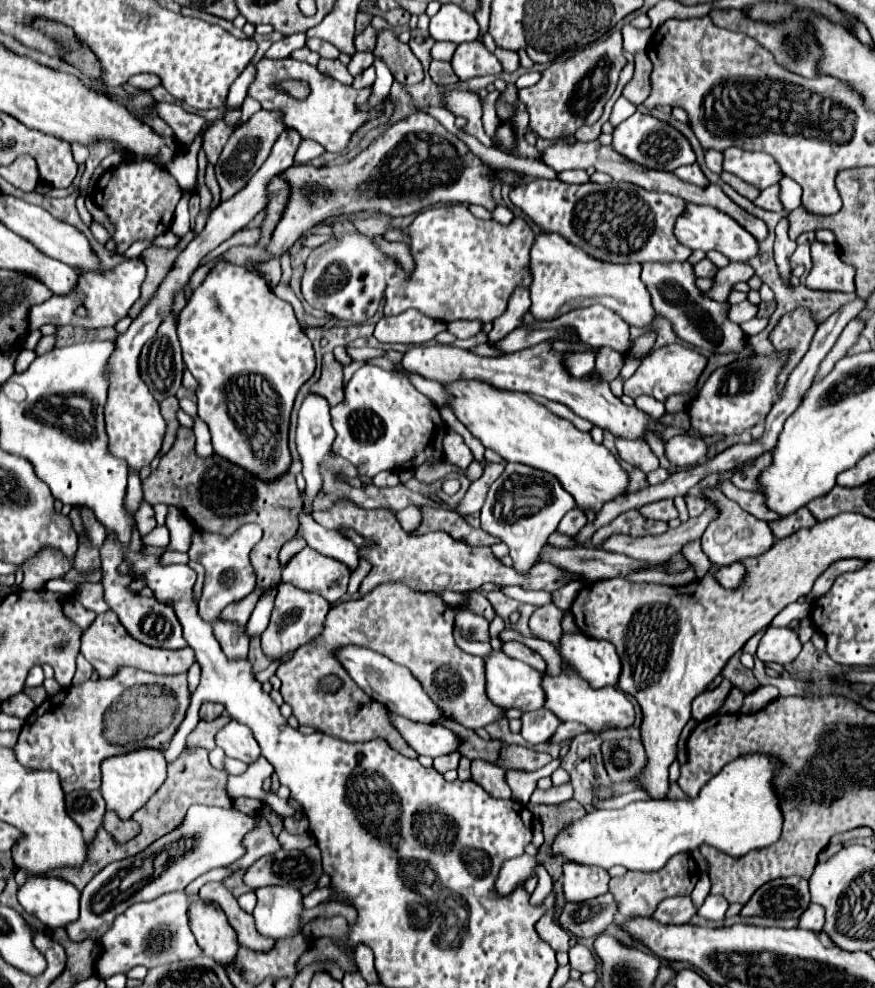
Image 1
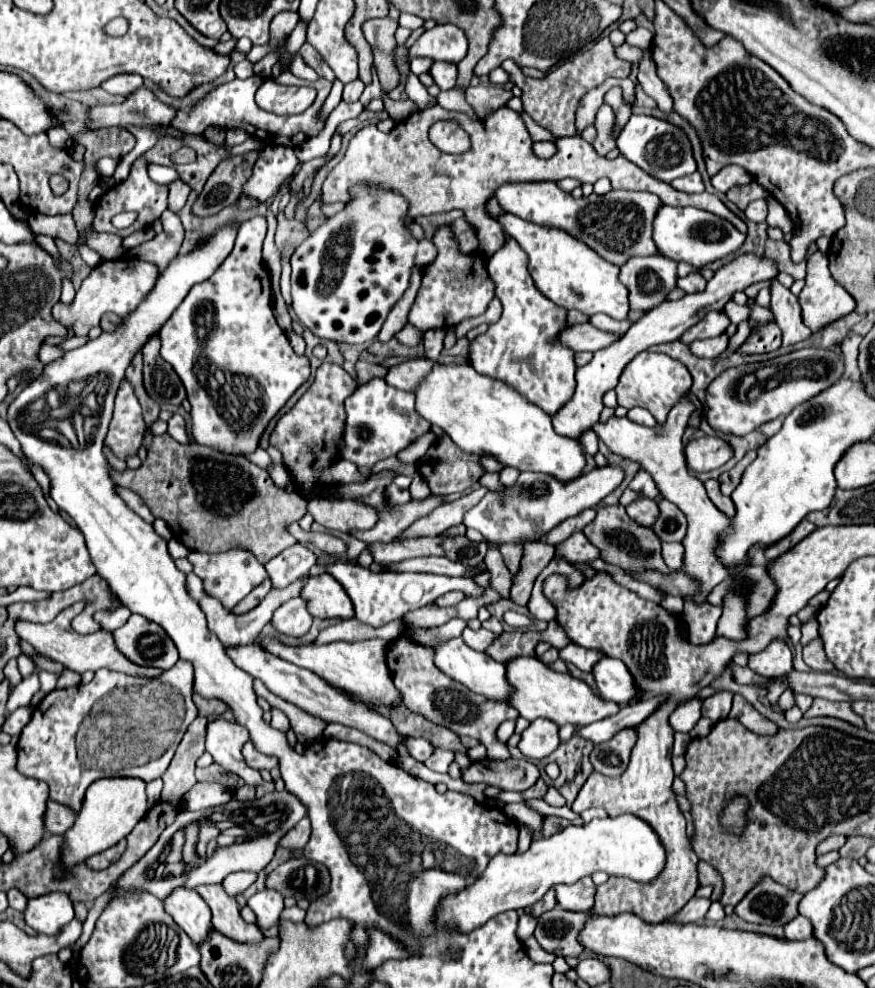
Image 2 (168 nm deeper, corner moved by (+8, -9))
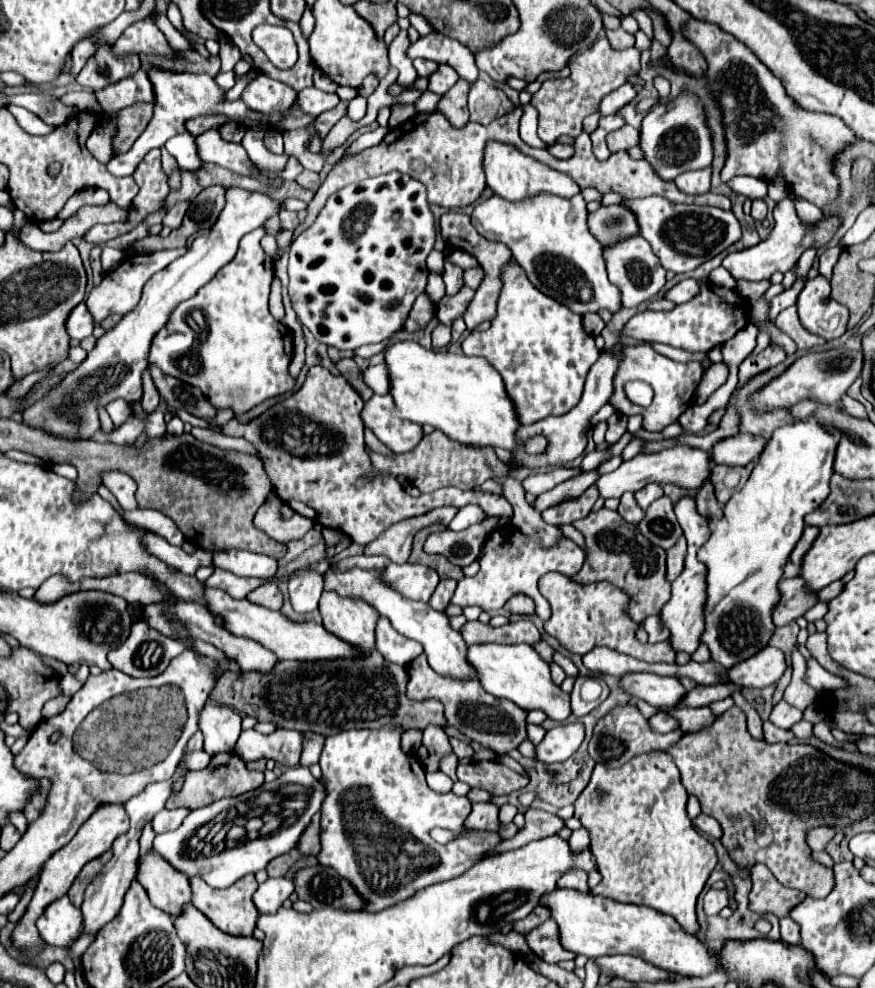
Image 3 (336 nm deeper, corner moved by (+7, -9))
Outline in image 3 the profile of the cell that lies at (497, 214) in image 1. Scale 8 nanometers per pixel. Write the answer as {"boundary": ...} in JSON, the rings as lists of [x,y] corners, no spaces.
{"boundary":[[[514,259],[508,261],[508,265],[504,265],[504,273],[500,273],[500,277],[502,277],[502,293],[498,299],[498,315],[492,319],[488,331],[484,333],[472,331],[462,341],[462,351],[466,355],[484,357],[502,375],[506,391],[516,405],[518,419],[522,425],[530,425],[548,415],[564,415],[580,401],[586,375],[600,355],[600,351],[594,345],[594,337],[582,329],[580,315],[572,313],[568,307],[560,305],[552,297],[540,293],[528,281],[524,269],[520,269],[520,265],[516,265]]]}

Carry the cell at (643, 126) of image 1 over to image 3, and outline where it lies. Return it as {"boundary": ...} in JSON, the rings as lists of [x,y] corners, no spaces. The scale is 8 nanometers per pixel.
{"boundary":[[[690,93],[680,95],[668,105],[652,107],[642,119],[640,127],[640,149],[644,159],[652,165],[654,173],[664,181],[672,181],[680,173],[706,169],[712,163],[712,141],[710,131],[704,123],[704,111],[698,99]]]}

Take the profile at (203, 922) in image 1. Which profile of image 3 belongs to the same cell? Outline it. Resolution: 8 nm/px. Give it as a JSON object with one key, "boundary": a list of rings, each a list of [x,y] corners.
{"boundary":[[[148,851],[140,859],[136,879],[148,891],[150,901],[172,917],[178,917],[184,911],[182,907],[192,901],[192,887],[188,885],[188,877],[168,865],[154,851]]]}

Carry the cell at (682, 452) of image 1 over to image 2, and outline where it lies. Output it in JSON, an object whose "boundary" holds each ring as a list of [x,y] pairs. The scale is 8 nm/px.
{"boundary":[[[699,437],[689,441],[689,445],[685,447],[687,453],[687,465],[691,471],[703,473],[703,471],[713,471],[721,465],[725,465],[731,457],[733,457],[733,449],[727,441],[719,439],[719,437]]]}

